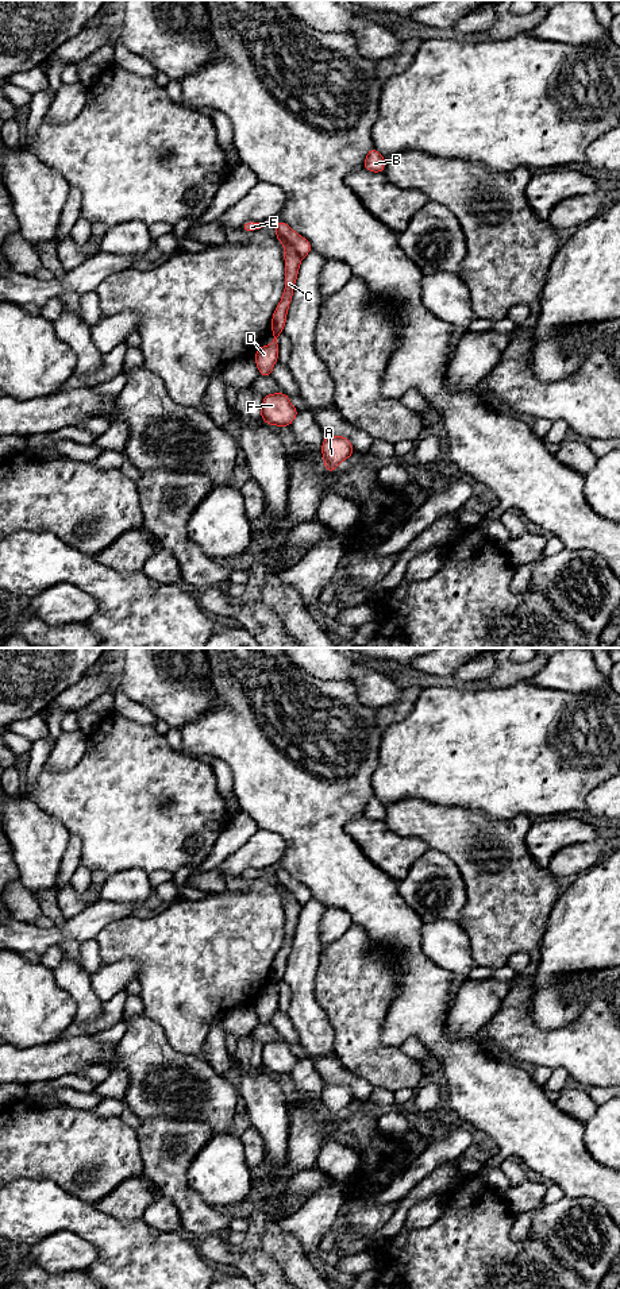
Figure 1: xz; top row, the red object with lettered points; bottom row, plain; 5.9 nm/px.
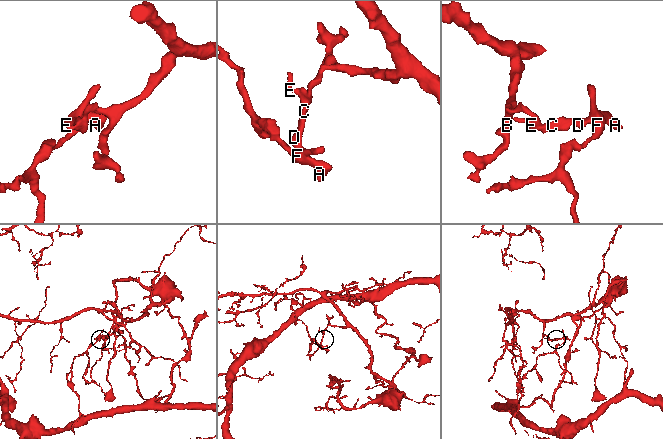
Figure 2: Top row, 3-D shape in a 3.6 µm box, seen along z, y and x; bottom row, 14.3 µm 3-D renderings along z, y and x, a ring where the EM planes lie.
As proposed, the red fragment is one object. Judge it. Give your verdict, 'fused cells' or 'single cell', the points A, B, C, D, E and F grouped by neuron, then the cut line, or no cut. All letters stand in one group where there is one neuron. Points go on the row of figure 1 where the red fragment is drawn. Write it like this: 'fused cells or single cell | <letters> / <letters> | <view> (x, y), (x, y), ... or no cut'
fused cells | A C D E F / B | xz (276, 231), (292, 246), (300, 258)

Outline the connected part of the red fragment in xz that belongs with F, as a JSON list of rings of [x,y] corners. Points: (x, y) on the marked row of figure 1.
[[[274,393],[263,395],[261,418],[267,425],[290,427],[297,414],[299,410],[290,404],[288,394]]]

